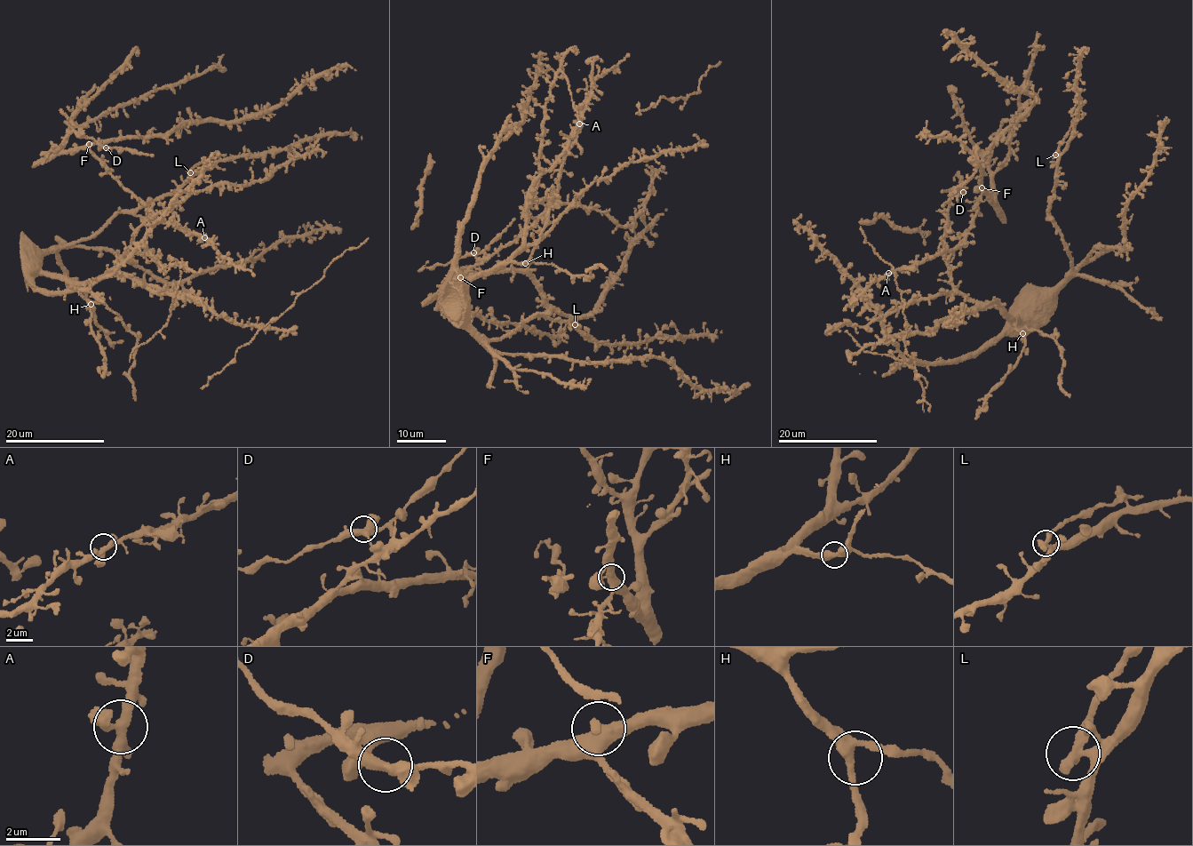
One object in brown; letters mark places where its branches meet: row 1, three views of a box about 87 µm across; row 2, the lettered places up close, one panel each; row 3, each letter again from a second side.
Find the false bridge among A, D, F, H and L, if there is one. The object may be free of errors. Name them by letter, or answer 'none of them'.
L

